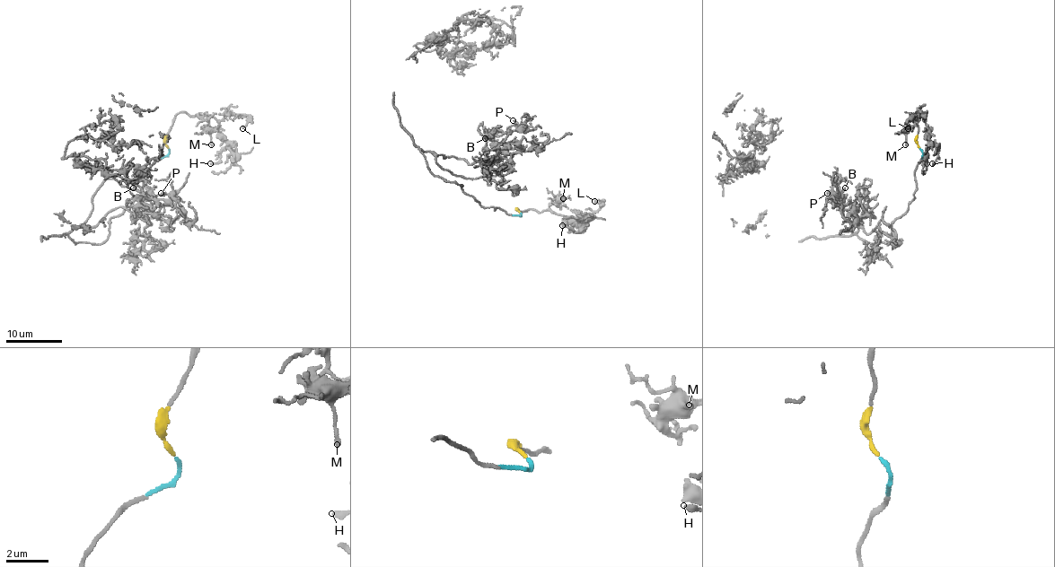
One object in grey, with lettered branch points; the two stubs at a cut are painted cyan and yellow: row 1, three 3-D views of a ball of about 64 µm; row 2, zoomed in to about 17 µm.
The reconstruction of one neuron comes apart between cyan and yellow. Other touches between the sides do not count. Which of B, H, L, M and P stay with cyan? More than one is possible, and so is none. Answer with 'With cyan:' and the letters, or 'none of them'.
With cyan: B, P

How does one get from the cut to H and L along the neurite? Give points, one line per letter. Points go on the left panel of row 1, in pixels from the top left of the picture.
H: (168, 148), (165, 135), (172, 120), (179, 113), (212, 116), (218, 124), (227, 146), (218, 161), (210, 163)
L: (168, 148), (165, 135), (172, 120), (179, 113), (213, 116), (217, 120), (245, 114), (249, 117), (242, 128)

